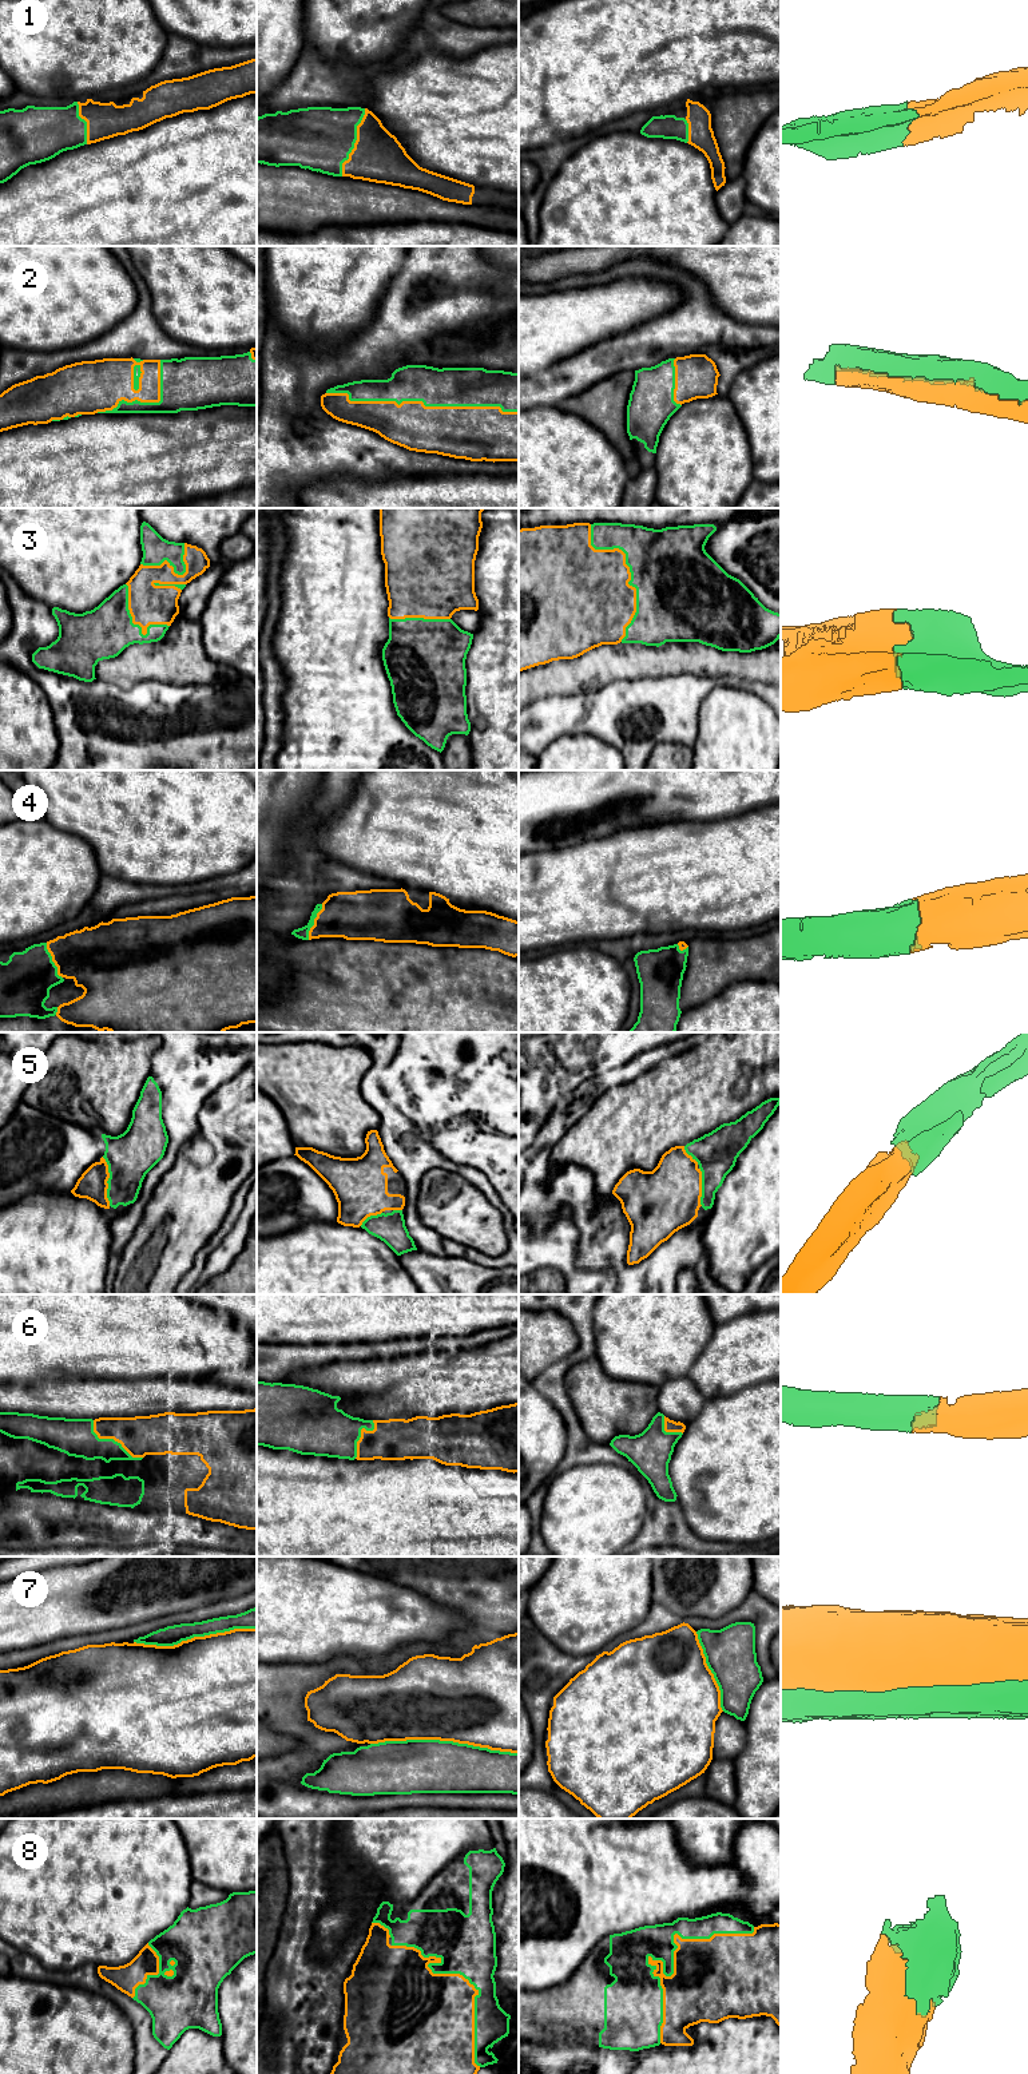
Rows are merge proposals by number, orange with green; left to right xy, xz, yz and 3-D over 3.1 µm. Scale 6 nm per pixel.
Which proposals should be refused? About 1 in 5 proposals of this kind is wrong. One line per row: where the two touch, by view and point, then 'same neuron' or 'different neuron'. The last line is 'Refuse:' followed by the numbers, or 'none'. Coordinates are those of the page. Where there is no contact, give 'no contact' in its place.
1: xz (356, 142) | same neuron
2: xz (421, 401) | same neuron
3: yz (628, 571) | same neuron
4: xy (52, 960) | same neuron
5: xy (107, 1180) | same neuron
6: xy (112, 1438) | same neuron
7: xz (444, 1740) | different neuron
8: yz (674, 1973) | same neuron
Refuse: 7

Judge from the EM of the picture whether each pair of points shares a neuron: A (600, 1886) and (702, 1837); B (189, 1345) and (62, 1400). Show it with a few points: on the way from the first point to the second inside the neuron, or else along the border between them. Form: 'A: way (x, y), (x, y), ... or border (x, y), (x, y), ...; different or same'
A: border (674, 1832), (683, 1855), (693, 1864), (707, 1866); different
B: border (78, 1379), (142, 1379); different

